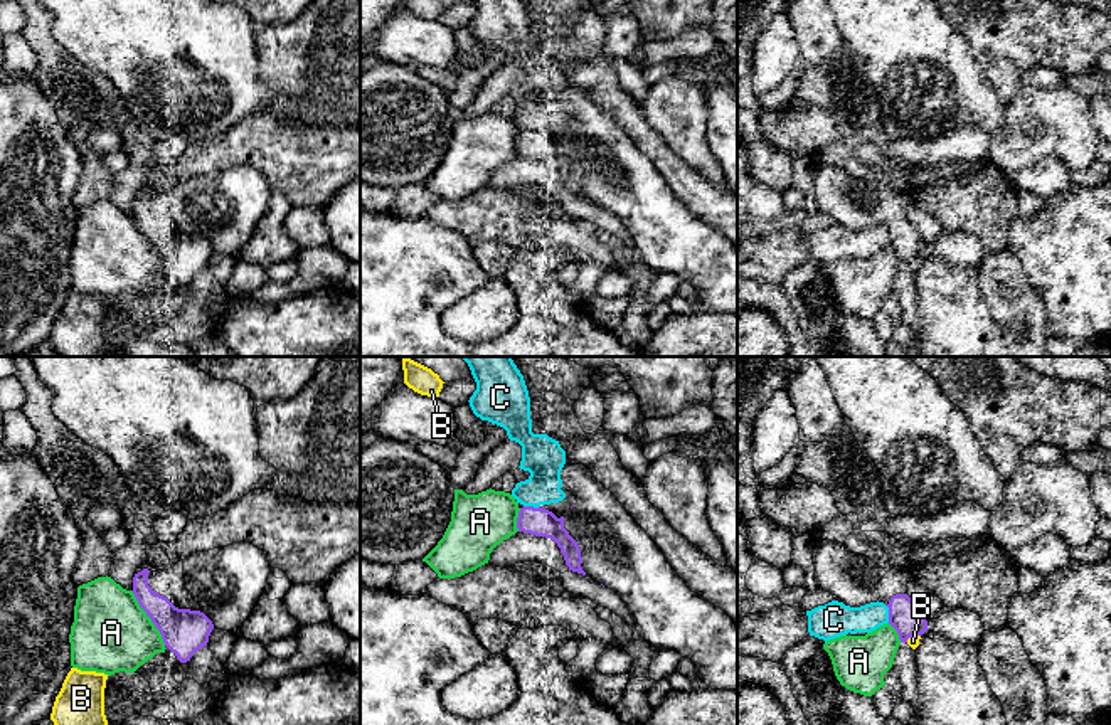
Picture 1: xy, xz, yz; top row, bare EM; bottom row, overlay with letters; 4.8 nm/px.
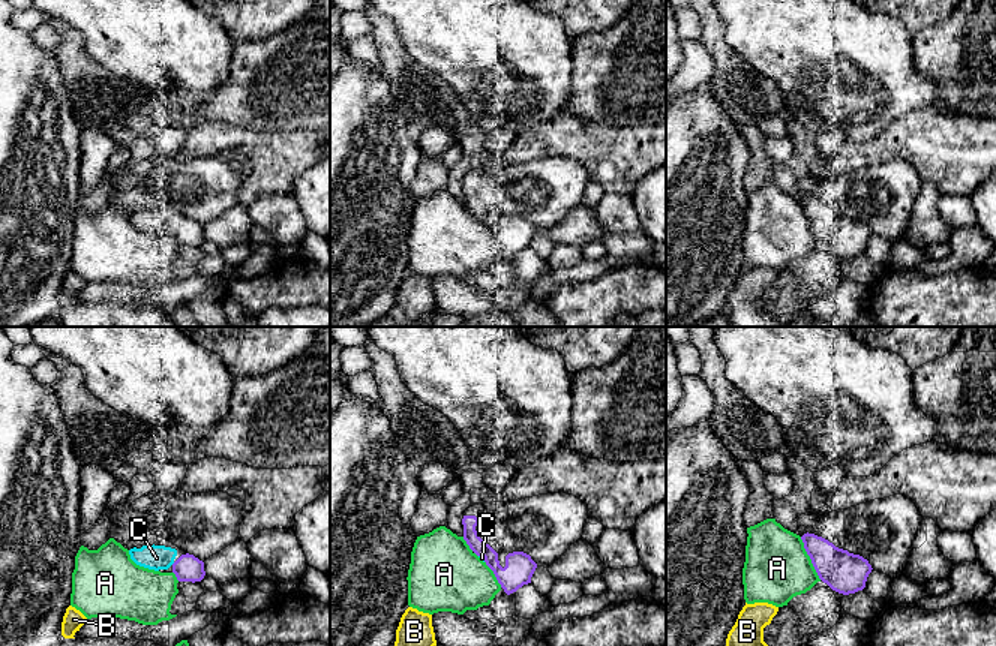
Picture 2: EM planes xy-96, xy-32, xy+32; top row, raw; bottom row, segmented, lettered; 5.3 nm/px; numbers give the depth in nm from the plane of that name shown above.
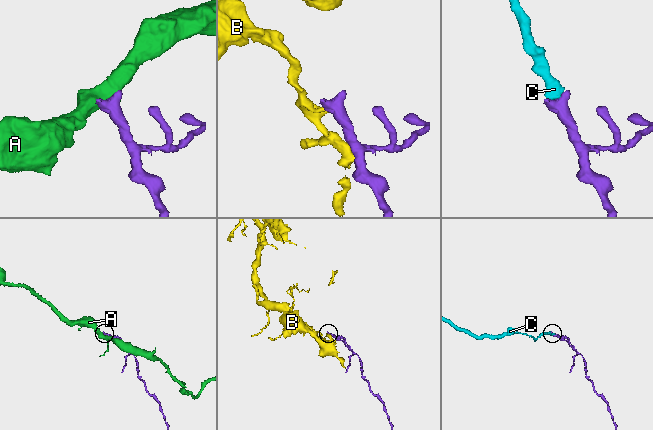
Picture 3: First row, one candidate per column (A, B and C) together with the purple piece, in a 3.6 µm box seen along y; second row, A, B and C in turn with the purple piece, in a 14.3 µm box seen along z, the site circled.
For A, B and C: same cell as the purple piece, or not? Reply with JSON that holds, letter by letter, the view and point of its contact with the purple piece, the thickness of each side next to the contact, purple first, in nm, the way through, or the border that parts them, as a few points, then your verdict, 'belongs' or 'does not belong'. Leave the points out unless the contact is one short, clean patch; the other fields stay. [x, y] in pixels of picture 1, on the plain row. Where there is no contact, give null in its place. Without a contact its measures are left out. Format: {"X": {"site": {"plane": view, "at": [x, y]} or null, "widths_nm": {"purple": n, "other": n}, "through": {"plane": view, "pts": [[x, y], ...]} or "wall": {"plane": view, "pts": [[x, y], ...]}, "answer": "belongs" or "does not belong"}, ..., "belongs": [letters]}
{"A": {"site": {"plane": "xy", "at": [148, 239]}, "widths_nm": {"purple": 220, "other": 380}, "answer": "does not belong"}, "B": {"site": {"plane": "yz", "at": [913, 258]}, "widths_nm": {"purple": 150, "other": 50}, "answer": "does not belong"}, "C": {"site": {"plane": "xz", "at": [532, 130]}, "widths_nm": {"purple": 140, "other": 200}, "answer": "belongs"}, "belongs": ["C"]}

